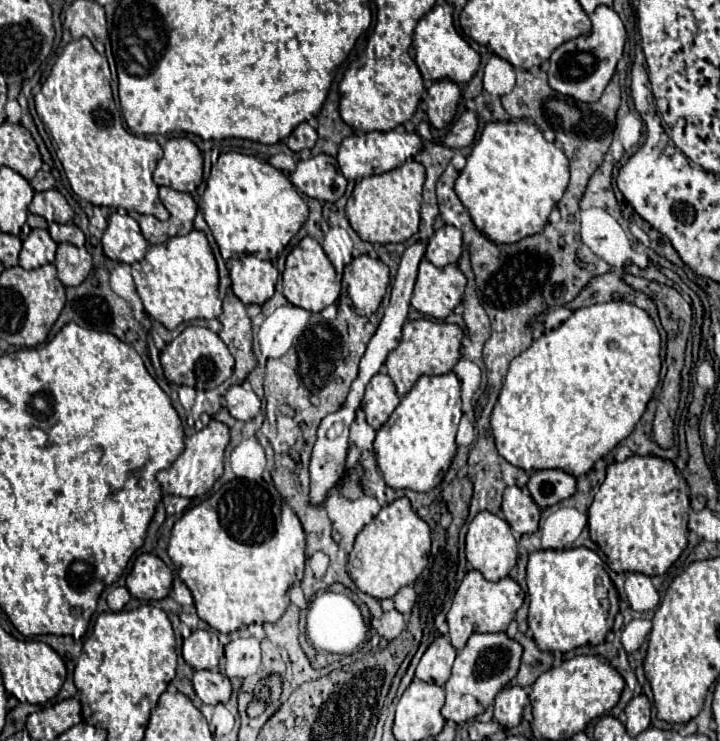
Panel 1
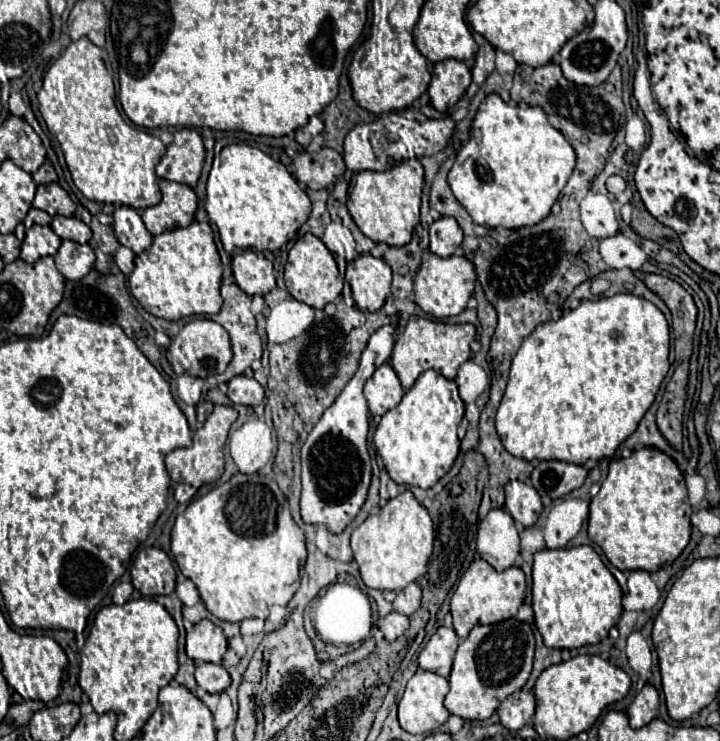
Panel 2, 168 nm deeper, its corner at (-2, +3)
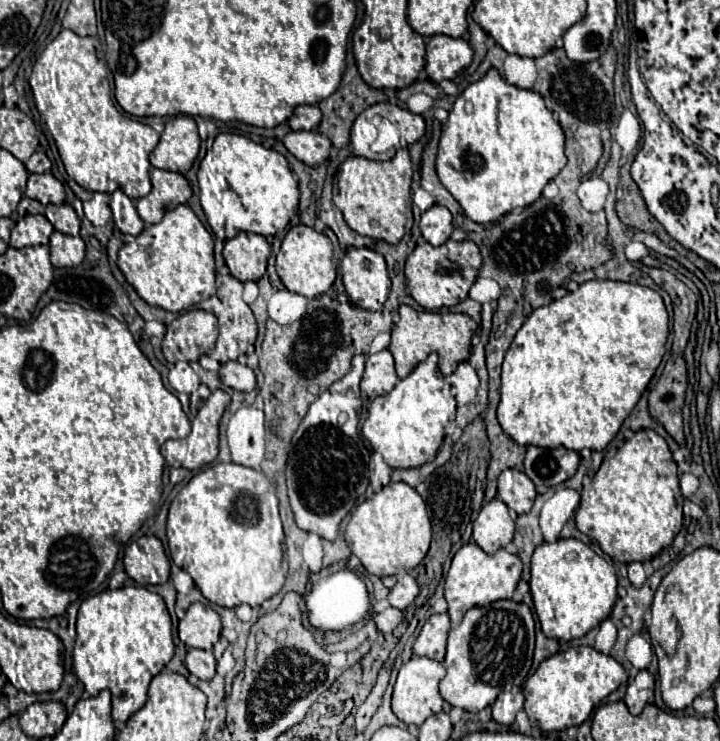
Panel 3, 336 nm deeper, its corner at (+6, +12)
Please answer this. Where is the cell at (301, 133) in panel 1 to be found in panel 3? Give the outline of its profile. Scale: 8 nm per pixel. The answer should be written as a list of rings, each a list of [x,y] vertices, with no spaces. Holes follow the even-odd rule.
[[[297,106],[293,116],[289,118],[289,126],[295,132],[317,130],[319,122],[321,122],[321,110],[317,106]]]

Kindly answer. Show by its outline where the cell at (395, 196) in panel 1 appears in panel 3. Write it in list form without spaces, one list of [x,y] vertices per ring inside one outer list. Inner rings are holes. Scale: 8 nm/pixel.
[[[405,148],[387,162],[375,162],[359,156],[349,156],[337,170],[333,202],[343,212],[347,224],[373,240],[397,244],[413,220],[411,183],[413,165]]]

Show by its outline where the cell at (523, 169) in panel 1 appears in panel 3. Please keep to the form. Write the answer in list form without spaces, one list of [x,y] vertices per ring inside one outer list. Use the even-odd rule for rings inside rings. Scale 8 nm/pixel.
[[[491,68],[455,100],[439,142],[437,174],[441,184],[463,206],[467,218],[489,224],[515,208],[533,204],[541,196],[545,184],[567,162],[563,144],[563,130],[545,108],[543,96],[507,84]]]

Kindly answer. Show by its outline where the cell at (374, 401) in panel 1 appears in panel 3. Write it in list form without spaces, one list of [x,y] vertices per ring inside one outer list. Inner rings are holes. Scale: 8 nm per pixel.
[[[381,350],[377,354],[367,356],[365,374],[361,378],[361,390],[369,398],[377,398],[381,394],[389,394],[397,384],[397,374],[393,368],[393,356],[389,350]]]

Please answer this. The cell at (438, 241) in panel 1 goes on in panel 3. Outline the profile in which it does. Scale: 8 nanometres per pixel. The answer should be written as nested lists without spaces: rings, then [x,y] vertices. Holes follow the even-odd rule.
[[[431,206],[427,212],[421,214],[421,234],[423,238],[433,244],[433,246],[441,246],[449,240],[451,232],[453,232],[453,224],[451,224],[451,212],[445,206]]]

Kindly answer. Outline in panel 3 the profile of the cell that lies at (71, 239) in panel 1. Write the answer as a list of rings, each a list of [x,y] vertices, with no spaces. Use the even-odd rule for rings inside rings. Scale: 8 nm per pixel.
[[[49,204],[45,208],[45,218],[53,224],[55,230],[59,230],[63,234],[69,234],[69,236],[77,236],[79,234],[81,220],[77,218],[77,214],[75,214],[71,204],[61,204],[61,206]]]

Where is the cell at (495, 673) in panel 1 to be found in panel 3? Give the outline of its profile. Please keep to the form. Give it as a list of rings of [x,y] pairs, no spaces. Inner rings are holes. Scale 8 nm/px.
[[[499,600],[487,608],[471,608],[463,622],[449,632],[447,654],[443,666],[447,668],[445,678],[439,684],[439,692],[445,702],[459,706],[467,712],[479,712],[491,706],[499,692],[511,690],[519,678],[529,674],[535,646],[535,620],[525,604],[513,600]]]

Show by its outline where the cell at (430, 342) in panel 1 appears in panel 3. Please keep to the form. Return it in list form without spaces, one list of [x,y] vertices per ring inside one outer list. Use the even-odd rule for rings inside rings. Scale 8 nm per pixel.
[[[401,306],[399,308],[399,322],[391,330],[391,344],[389,344],[389,352],[395,358],[397,376],[405,378],[431,352],[437,352],[437,356],[439,356],[441,374],[449,376],[459,362],[469,358],[471,336],[475,334],[475,330],[477,330],[477,324],[467,314],[417,312],[411,306]]]

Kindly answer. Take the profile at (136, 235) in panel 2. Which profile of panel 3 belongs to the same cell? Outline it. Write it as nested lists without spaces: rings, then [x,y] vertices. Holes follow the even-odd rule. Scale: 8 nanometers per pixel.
[[[115,190],[111,194],[109,206],[111,206],[111,212],[113,212],[115,228],[119,232],[129,234],[129,236],[139,236],[141,234],[145,222],[139,218],[139,214],[135,210],[135,204],[131,202],[129,196],[125,196],[121,190]]]

